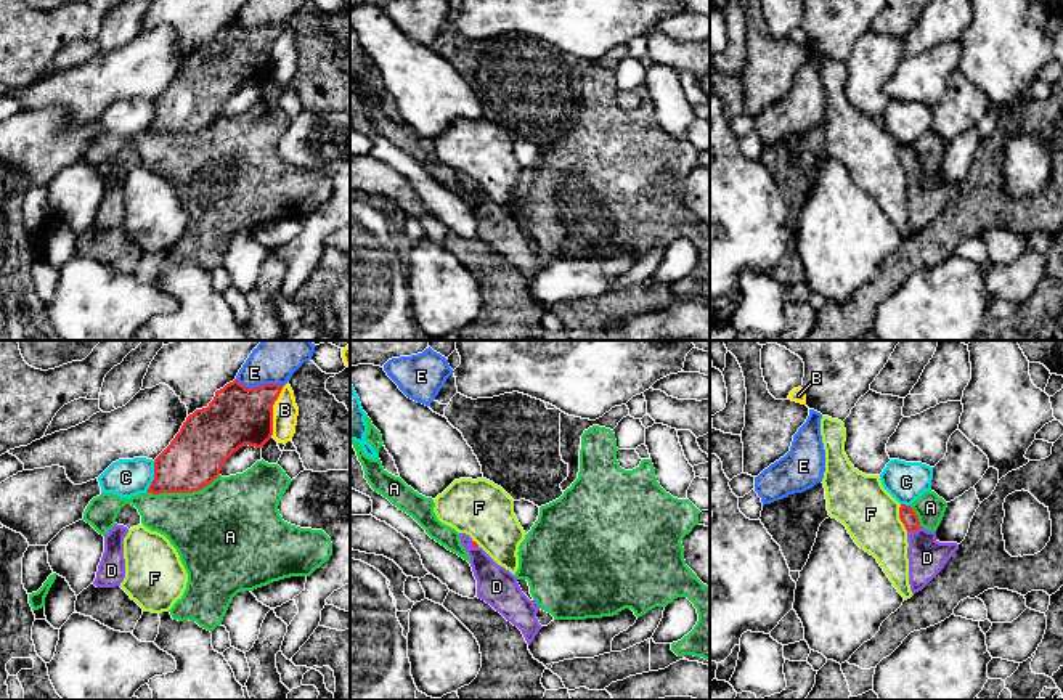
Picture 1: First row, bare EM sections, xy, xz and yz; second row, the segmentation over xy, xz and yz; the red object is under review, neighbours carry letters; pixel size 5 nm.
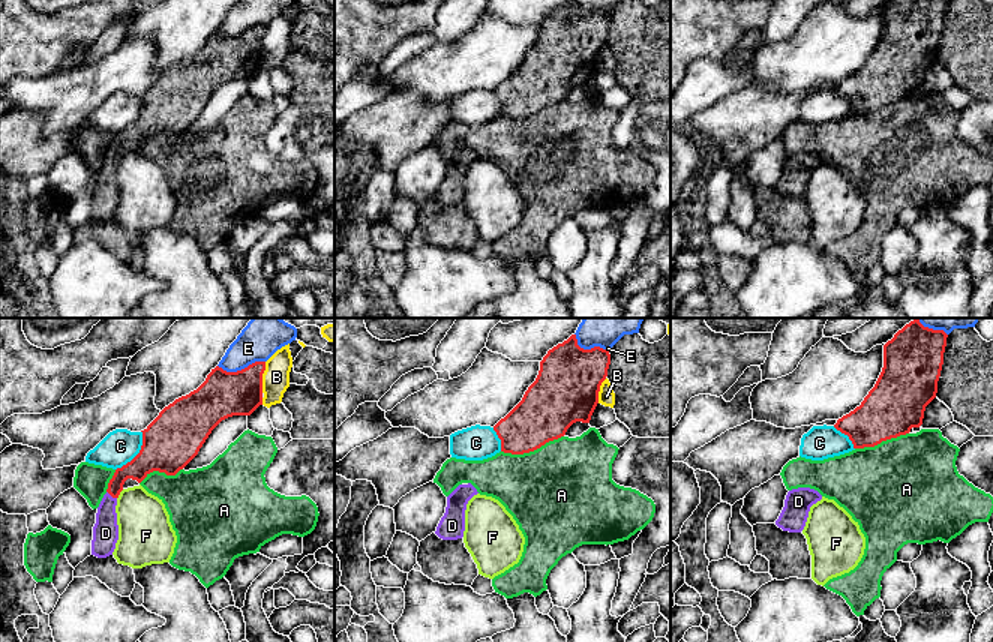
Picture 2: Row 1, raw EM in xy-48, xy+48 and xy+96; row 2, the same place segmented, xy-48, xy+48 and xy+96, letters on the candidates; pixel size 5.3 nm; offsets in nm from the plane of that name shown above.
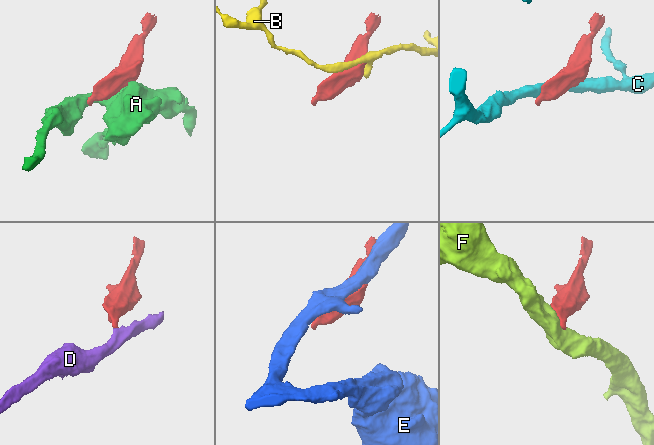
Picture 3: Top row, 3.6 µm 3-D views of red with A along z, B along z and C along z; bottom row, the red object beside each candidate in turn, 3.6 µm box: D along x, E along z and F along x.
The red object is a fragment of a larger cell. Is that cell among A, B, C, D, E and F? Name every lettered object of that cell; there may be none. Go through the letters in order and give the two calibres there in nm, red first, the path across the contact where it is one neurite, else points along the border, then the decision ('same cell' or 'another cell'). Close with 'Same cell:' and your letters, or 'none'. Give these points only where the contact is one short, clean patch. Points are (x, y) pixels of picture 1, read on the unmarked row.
A: 280/420 nm | another cell
B: 300/130 nm | along xy (285, 26), (273, 45), (273, 73), (270, 76) | another cell
C: 280/190 nm | another cell
D: 80/190 nm | across yz (906, 153), (914, 170), (927, 198) | same cell
E: 300/140 nm | another cell
F: 80/280 nm | along yz (900, 145), (900, 161), (908, 170) | another cell
Same cell: D

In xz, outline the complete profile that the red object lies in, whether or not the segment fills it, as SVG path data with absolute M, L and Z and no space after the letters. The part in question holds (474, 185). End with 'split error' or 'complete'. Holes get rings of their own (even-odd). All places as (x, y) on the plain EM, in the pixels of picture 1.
M459 173L459 180L470 197L477 238L517 267L530 286L543 268L536 258L540 250L536 241L530 241L522 233L515 215L498 206L469 175Z | split error

